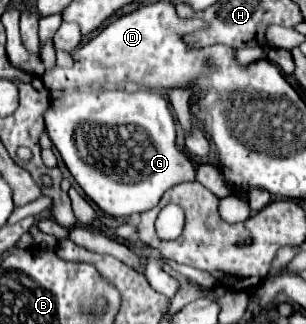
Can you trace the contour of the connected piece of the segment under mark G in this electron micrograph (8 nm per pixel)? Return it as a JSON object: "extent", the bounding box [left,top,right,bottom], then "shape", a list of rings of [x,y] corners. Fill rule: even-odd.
{"extent":[44,89,196,217],"shape":[[[118,89],[94,93],[66,93],[62,99],[52,101],[44,119],[46,131],[76,183],[102,211],[112,217],[144,213],[158,205],[158,199],[172,185],[196,180],[196,168],[192,160],[176,145],[176,125],[168,101],[160,93],[146,89],[140,89],[136,93],[126,93]]]}

